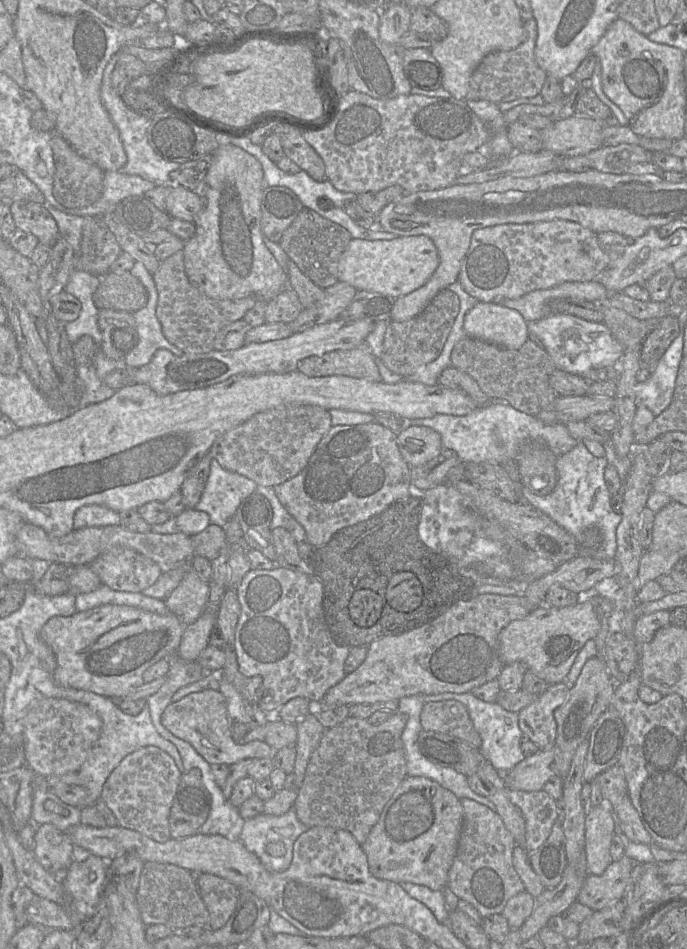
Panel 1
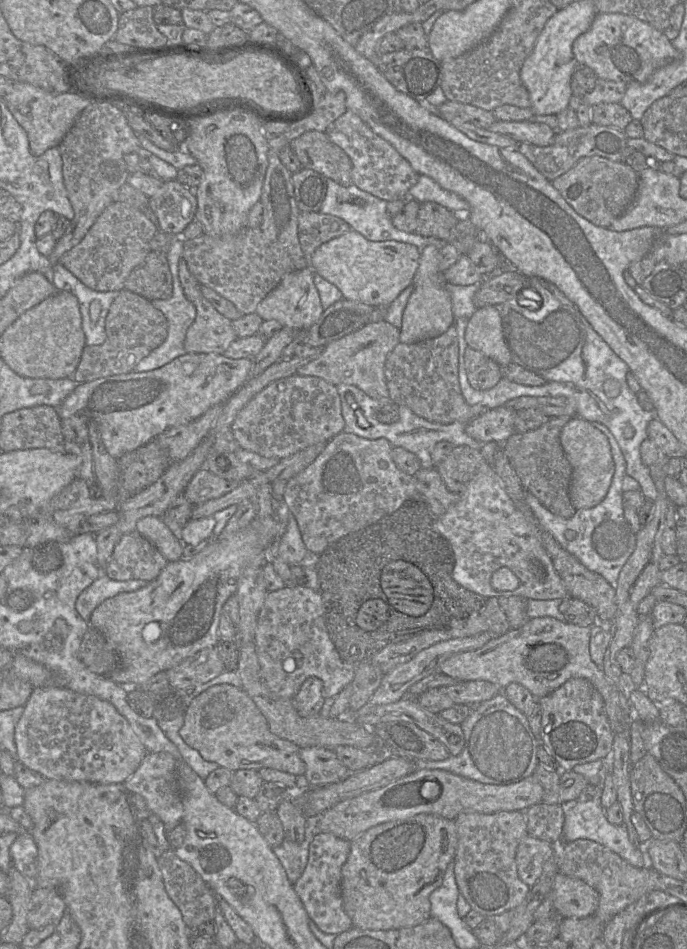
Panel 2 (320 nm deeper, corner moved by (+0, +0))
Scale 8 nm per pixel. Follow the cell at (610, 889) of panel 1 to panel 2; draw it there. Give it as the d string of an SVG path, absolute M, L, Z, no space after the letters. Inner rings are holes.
M561 873L555 876L549 897L562 918L595 915L599 905L599 894L594 888L580 879Z

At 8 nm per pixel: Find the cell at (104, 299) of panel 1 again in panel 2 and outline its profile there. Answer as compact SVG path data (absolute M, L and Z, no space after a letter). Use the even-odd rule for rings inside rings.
M161 251L149 252L124 283L124 289L150 301L169 299L172 296L172 287L167 255Z

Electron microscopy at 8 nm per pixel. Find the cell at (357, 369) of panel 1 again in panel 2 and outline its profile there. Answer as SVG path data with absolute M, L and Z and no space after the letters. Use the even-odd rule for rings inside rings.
M384 320L367 323L326 345L317 358L298 368L296 374L319 377L334 386L353 385L373 399L388 398L385 363L388 355L400 342L399 337L400 329Z

